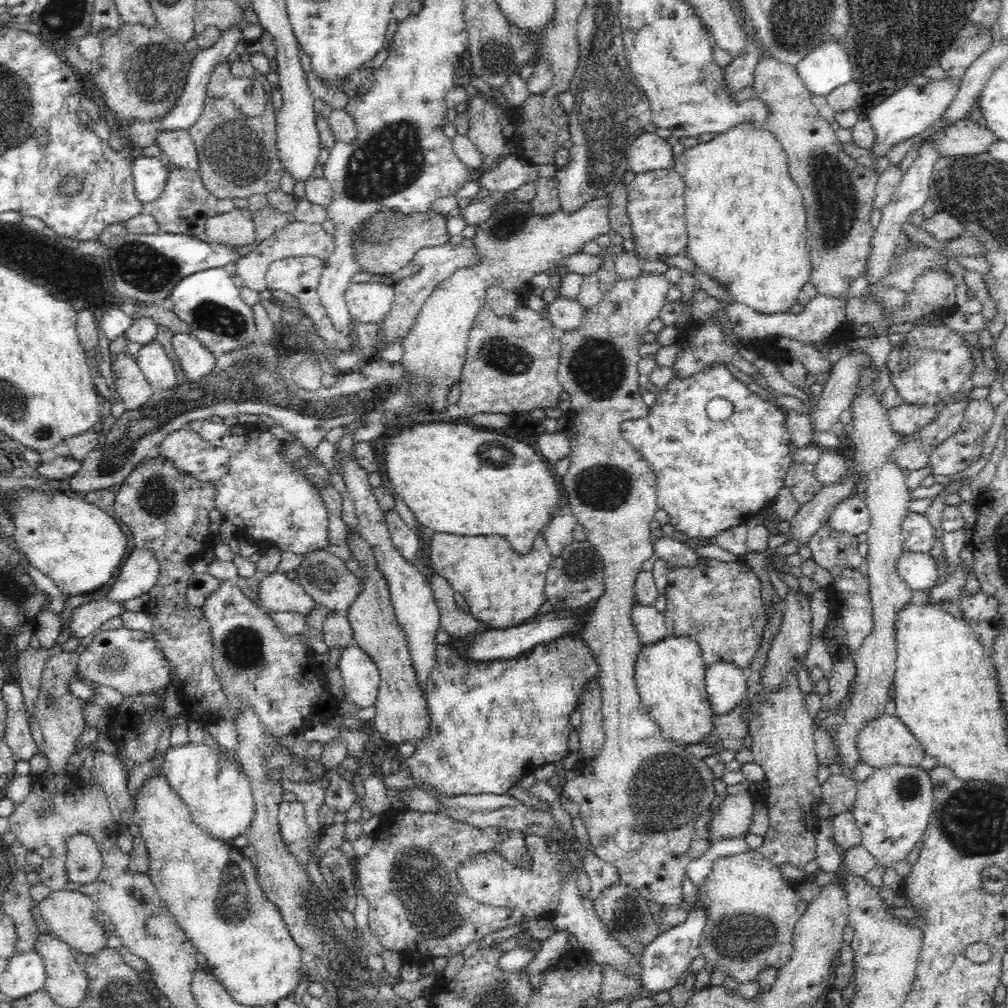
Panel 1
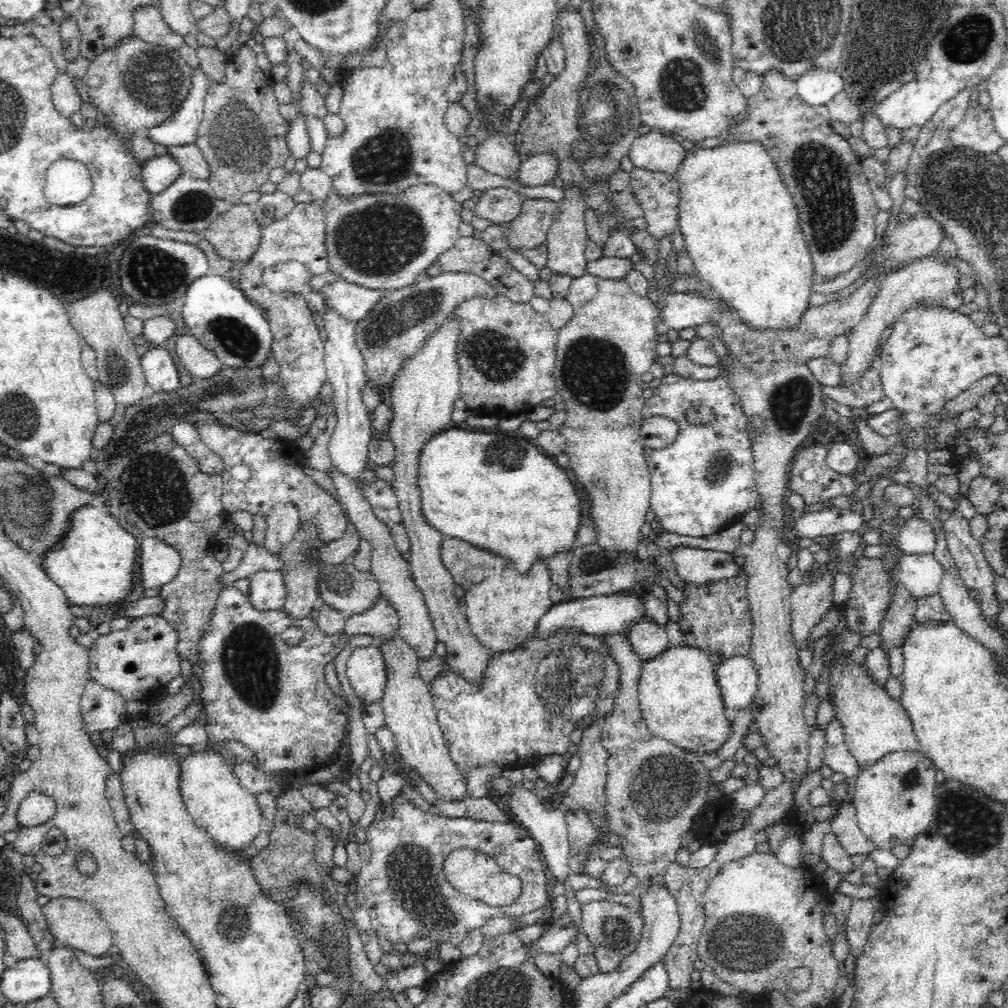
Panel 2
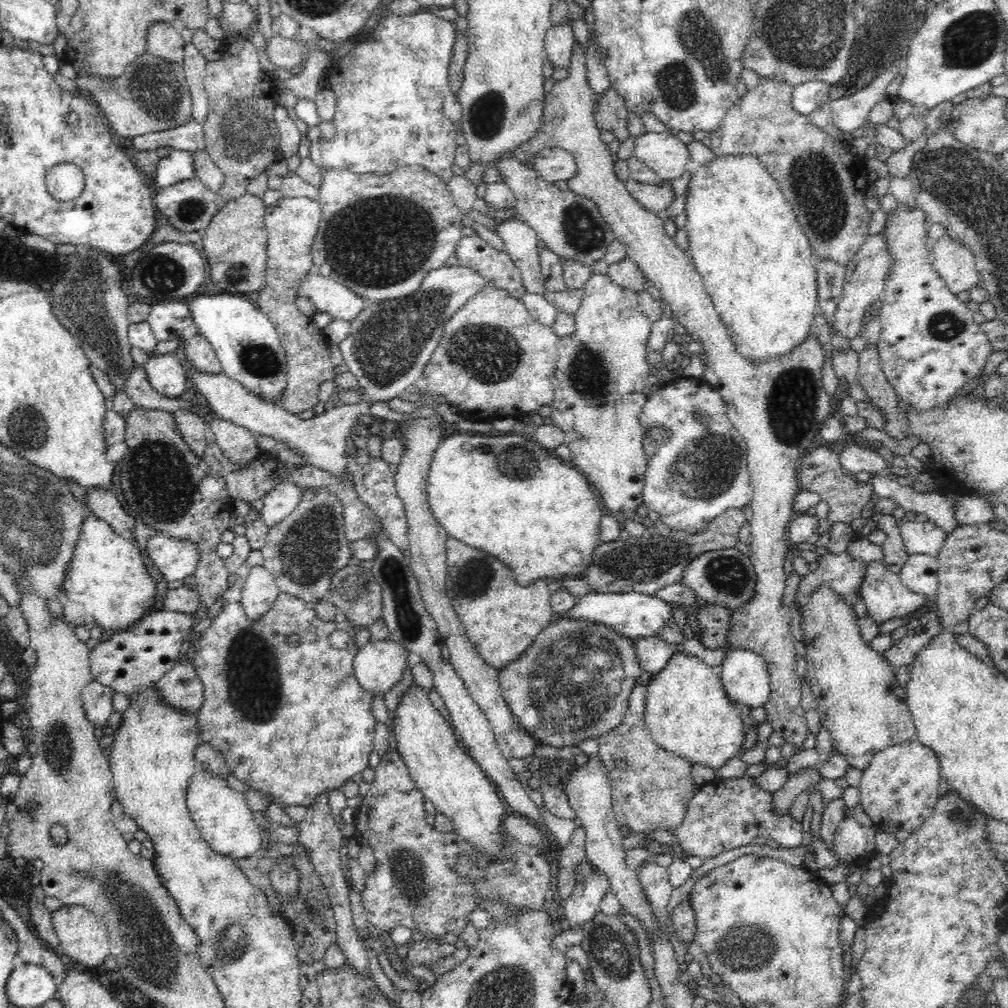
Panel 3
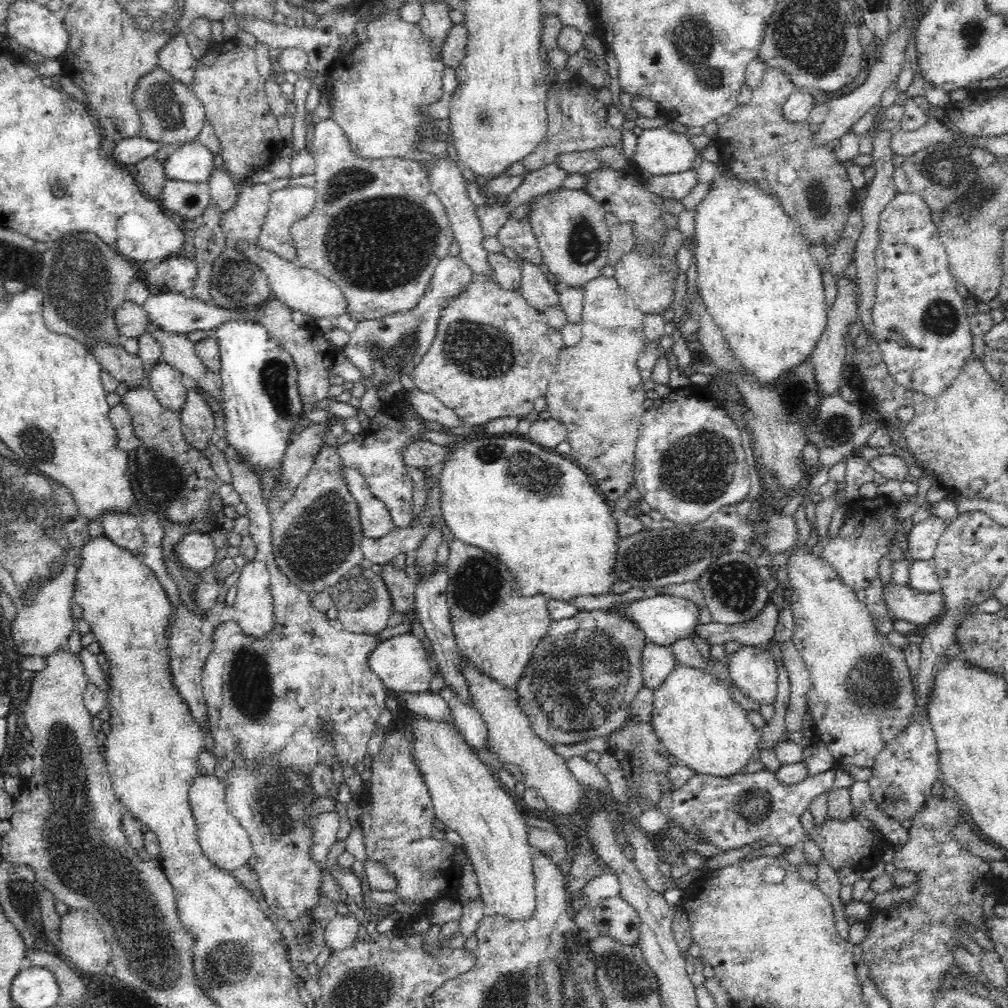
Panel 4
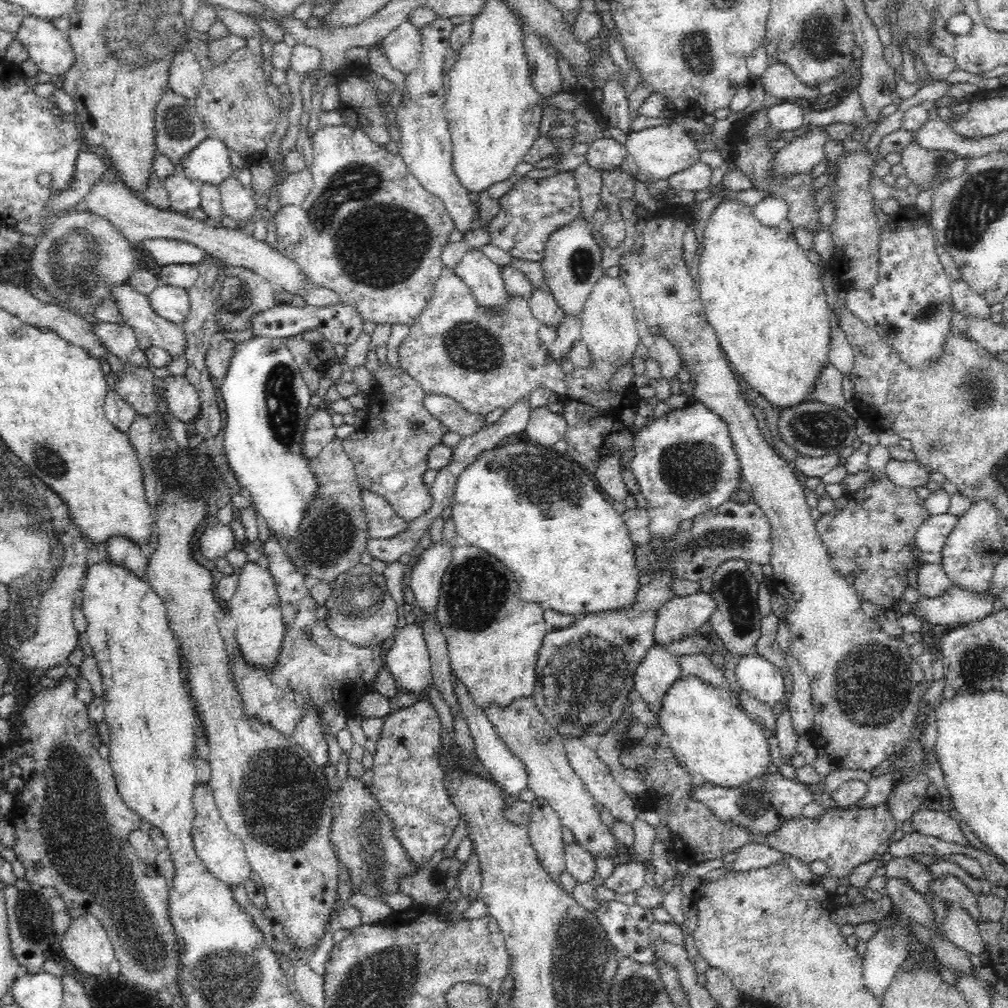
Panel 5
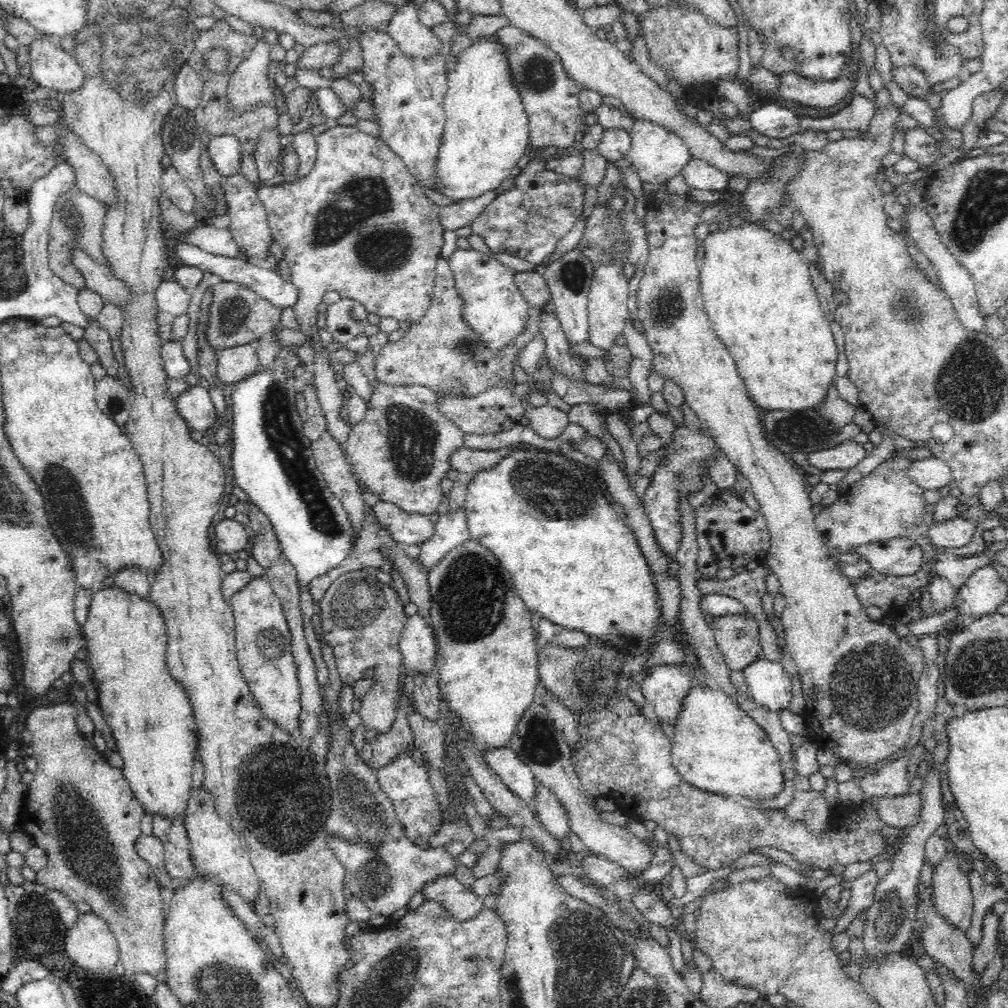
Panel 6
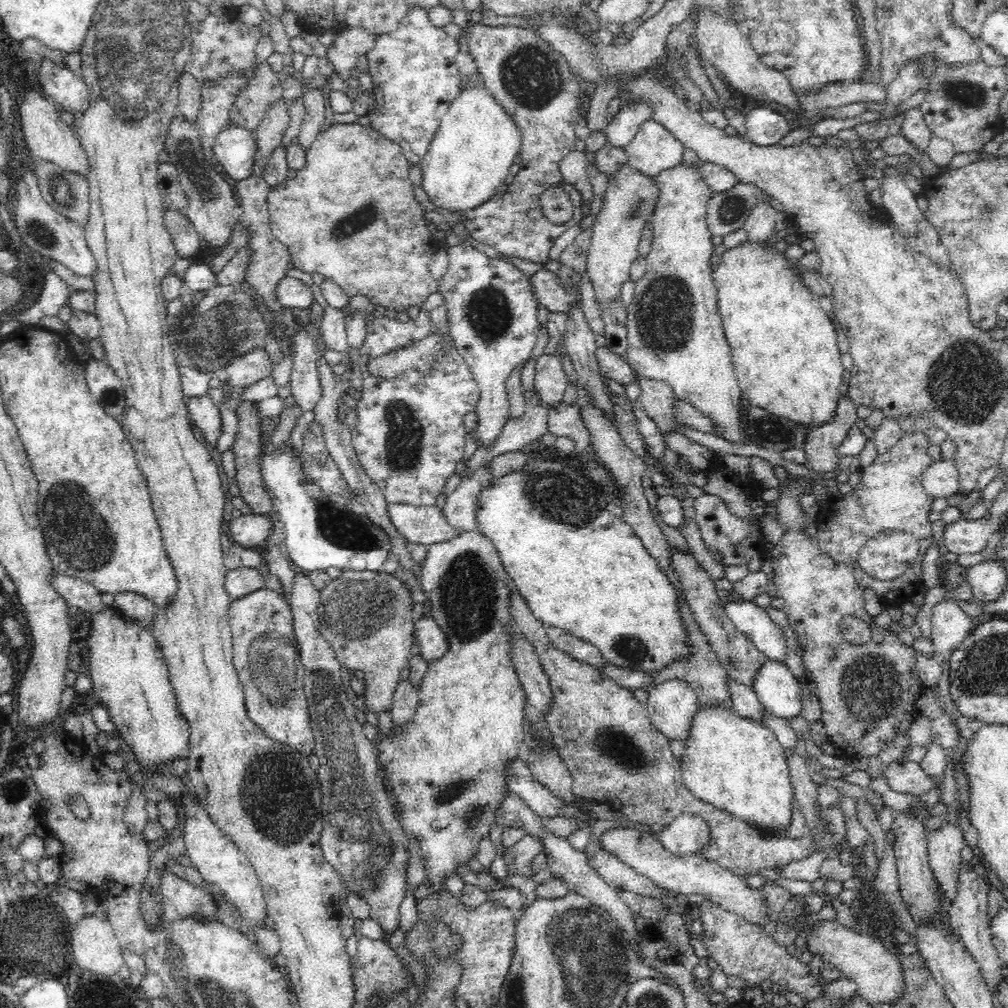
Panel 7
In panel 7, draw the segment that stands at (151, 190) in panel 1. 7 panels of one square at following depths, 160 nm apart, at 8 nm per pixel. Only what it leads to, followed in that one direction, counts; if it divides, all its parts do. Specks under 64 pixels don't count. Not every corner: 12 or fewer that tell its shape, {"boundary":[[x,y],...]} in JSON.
{"boundary":[[226,125],[213,156],[230,178],[253,175],[252,129]]}

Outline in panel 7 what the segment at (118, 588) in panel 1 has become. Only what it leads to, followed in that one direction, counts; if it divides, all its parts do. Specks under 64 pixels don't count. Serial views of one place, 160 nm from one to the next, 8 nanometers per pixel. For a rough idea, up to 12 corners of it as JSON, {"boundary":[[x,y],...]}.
{"boundary":[[248,514],[228,522],[244,549],[261,548],[274,514]]}

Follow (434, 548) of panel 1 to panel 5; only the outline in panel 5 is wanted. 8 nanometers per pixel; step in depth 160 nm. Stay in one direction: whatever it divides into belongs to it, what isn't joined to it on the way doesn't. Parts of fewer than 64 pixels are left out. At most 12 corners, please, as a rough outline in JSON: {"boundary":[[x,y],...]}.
{"boundary":[[459,542],[436,619],[479,710],[535,690],[548,632],[513,572]]}

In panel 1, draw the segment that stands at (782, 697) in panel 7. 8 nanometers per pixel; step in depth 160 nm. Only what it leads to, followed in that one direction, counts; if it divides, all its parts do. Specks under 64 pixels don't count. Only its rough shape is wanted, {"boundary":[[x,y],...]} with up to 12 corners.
{"boundary":[[742,665],[707,668],[707,693],[715,715],[745,699]]}

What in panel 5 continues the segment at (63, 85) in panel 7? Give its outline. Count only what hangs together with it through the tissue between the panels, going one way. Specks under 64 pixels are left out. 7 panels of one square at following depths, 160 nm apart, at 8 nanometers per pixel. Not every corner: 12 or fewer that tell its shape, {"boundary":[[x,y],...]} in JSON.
{"boundary":[[29,14],[15,38],[44,75],[66,74],[67,32]]}

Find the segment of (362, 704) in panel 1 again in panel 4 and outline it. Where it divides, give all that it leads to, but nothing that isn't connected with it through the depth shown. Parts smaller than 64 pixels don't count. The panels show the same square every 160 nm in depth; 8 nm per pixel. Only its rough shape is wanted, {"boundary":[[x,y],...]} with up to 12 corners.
{"boundary":[[412,632],[370,654],[371,671],[397,692],[429,692],[432,672]]}

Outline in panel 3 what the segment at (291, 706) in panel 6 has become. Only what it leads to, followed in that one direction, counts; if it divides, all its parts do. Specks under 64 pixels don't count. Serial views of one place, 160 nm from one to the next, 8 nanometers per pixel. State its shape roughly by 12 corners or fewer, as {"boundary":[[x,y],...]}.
{"boundary":[[253,565],[240,602],[257,621],[272,608],[278,593],[275,576]]}

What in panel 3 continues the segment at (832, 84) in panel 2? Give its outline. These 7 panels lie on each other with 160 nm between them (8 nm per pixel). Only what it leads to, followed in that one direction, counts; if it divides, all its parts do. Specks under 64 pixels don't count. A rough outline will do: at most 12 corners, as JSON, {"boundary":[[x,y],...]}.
{"boundary":[[809,80],[794,87],[792,108],[808,116],[830,102],[830,86]]}

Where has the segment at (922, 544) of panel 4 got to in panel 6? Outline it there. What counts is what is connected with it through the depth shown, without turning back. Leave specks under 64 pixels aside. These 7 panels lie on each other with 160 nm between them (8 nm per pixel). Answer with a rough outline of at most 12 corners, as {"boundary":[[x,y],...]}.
{"boundary":[[956,517],[932,523],[936,548],[962,548],[972,540],[974,520]]}

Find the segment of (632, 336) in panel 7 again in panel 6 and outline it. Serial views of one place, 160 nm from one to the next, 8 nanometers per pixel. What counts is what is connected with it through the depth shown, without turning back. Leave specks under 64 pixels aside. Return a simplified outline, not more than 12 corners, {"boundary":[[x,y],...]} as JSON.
{"boundary":[[651,192],[638,320],[751,484],[808,738],[912,744],[922,650],[872,620],[703,308],[706,206]]}

